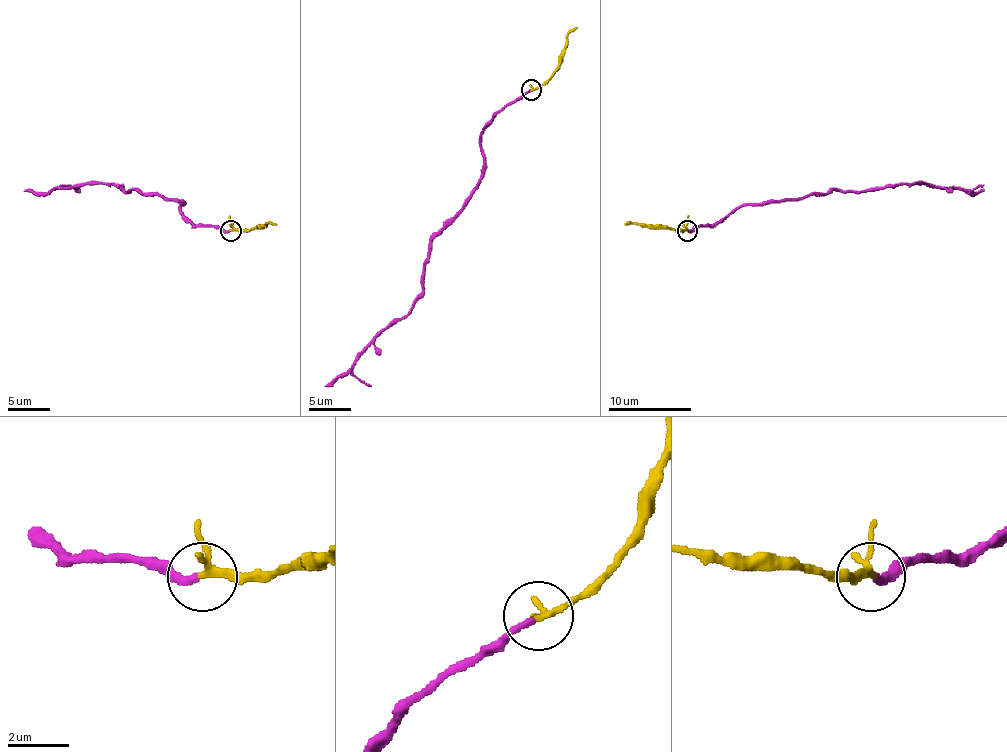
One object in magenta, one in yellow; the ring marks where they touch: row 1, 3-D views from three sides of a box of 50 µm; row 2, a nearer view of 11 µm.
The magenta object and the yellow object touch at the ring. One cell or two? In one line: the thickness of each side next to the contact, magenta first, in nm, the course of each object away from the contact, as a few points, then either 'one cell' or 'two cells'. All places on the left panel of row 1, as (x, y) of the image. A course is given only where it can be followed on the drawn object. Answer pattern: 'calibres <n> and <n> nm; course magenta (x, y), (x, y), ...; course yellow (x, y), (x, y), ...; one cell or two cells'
calibres 240 and 190 nm; course magenta (229, 230), (196, 226), (181, 211), (183, 203), (121, 186), (77, 184), (54, 186), (42, 192), (23, 190); course yellow (231, 230), (252, 230), (266, 224), (277, 224); one cell

